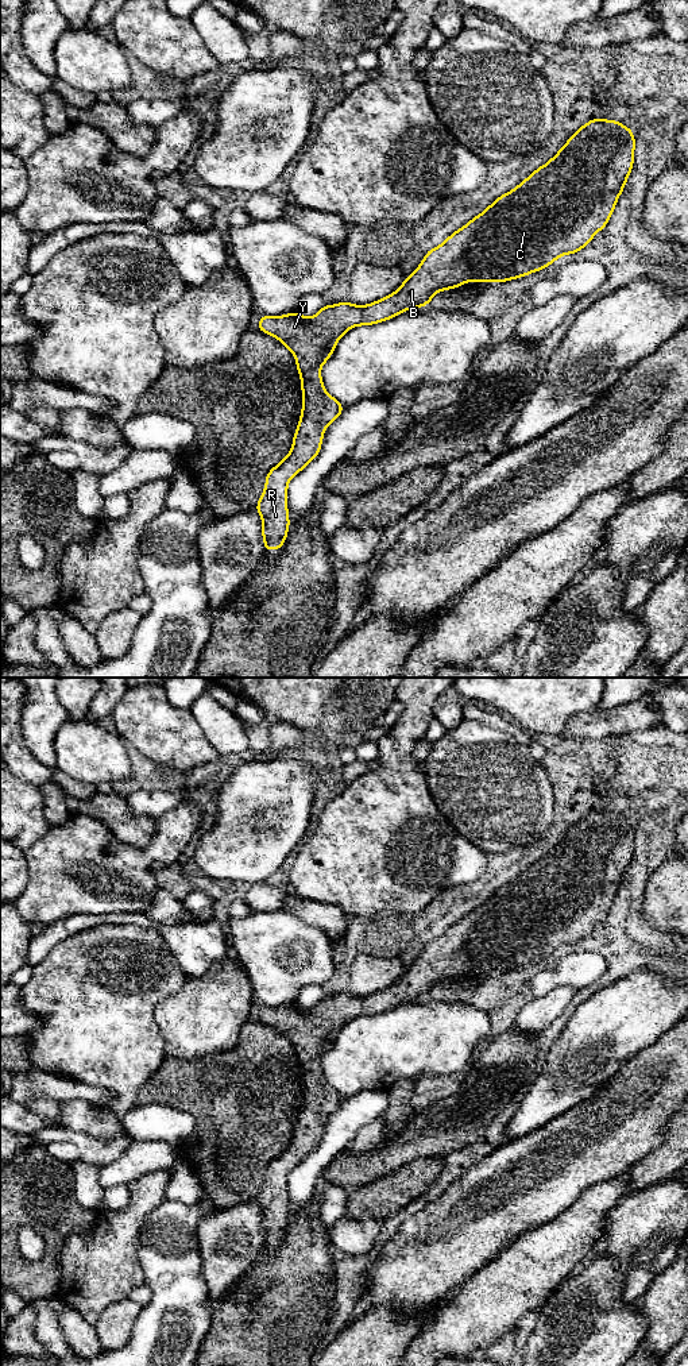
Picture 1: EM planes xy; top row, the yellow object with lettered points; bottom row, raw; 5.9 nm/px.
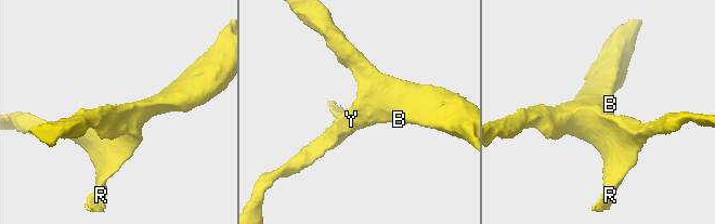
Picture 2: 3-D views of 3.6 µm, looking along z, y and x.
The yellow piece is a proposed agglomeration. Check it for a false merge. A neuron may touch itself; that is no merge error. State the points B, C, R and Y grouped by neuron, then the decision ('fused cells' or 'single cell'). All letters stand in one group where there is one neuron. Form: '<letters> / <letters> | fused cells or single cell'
B C R Y | single cell

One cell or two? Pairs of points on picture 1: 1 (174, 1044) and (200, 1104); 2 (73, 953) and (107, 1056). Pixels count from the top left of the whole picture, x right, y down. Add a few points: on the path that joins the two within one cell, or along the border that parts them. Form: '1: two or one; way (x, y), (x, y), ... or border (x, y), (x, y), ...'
1: two; border (212, 1053), (192, 1060), (166, 1057)
2: one; way (85, 979), (96, 990), (100, 1030)

